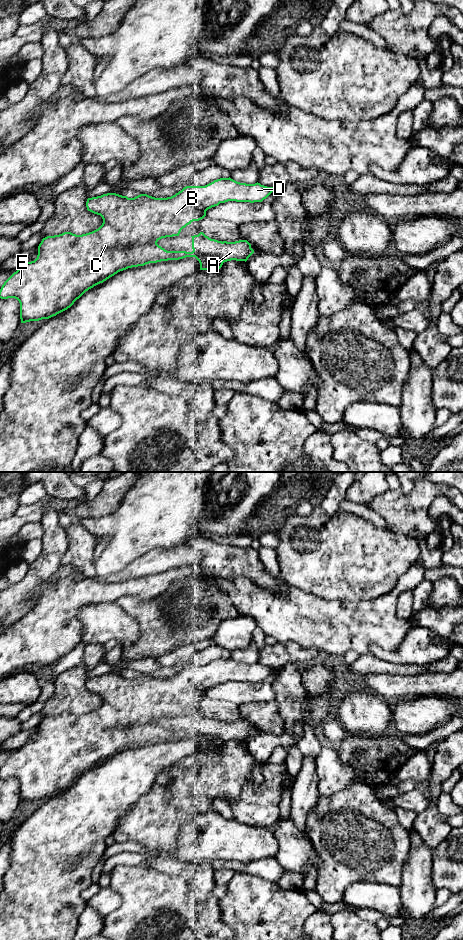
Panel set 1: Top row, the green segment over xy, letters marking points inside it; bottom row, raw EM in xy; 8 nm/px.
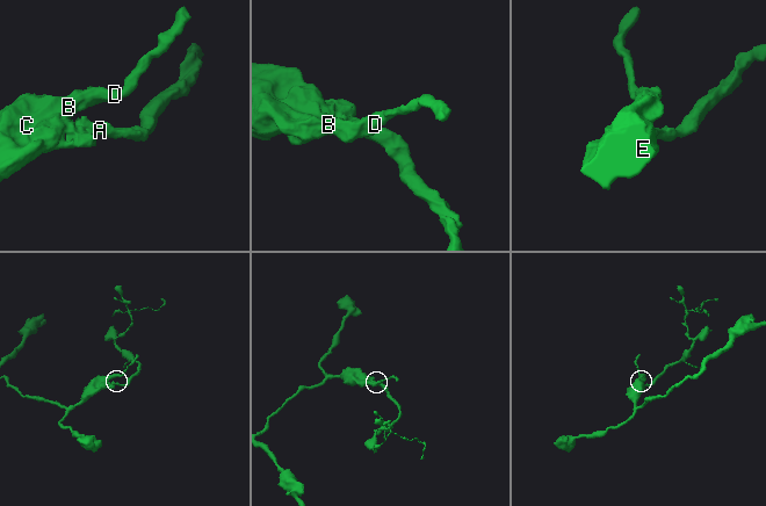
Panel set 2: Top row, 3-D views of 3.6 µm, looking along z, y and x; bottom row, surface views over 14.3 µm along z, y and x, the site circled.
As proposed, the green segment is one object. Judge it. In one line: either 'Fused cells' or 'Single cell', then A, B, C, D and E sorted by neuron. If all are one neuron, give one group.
Fused cells. Groups: A / B C D E

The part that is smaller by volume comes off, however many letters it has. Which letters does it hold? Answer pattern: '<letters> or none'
A

